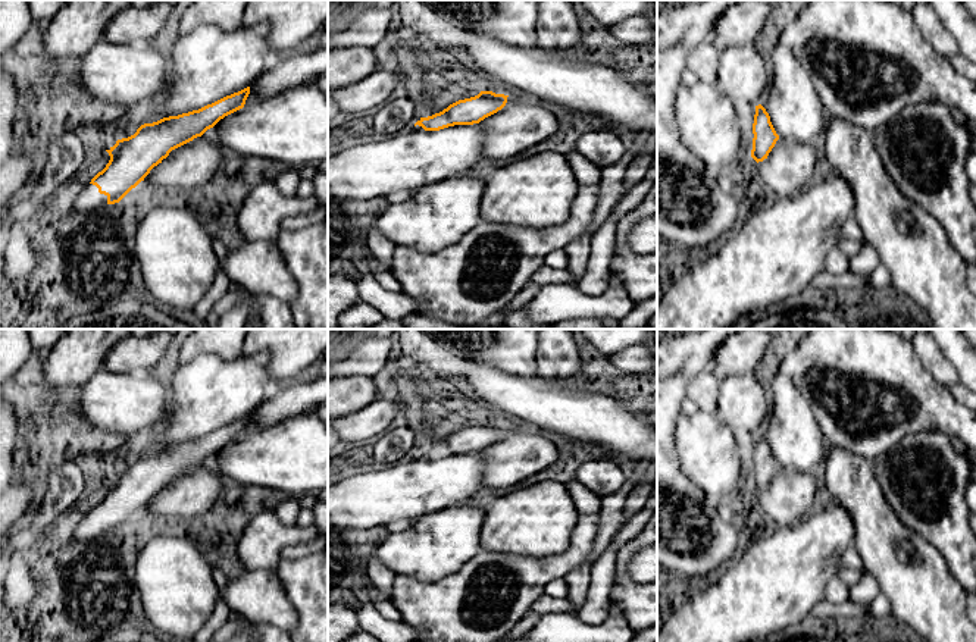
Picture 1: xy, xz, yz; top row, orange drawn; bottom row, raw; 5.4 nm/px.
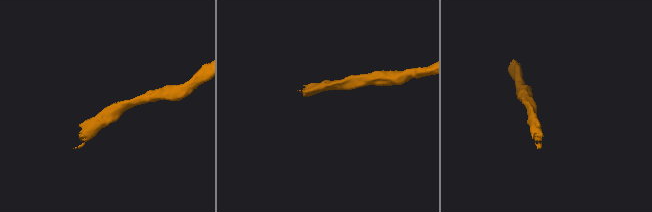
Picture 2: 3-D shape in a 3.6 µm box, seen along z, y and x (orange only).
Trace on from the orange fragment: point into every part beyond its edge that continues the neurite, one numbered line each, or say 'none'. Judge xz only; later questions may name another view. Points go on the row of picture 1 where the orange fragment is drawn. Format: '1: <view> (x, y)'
1: xz (522, 122)

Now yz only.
1: yz (787, 171)

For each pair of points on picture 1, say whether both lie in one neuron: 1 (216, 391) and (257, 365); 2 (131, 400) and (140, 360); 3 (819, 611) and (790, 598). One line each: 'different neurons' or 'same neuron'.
1: same neuron
2: different neurons
3: different neurons

